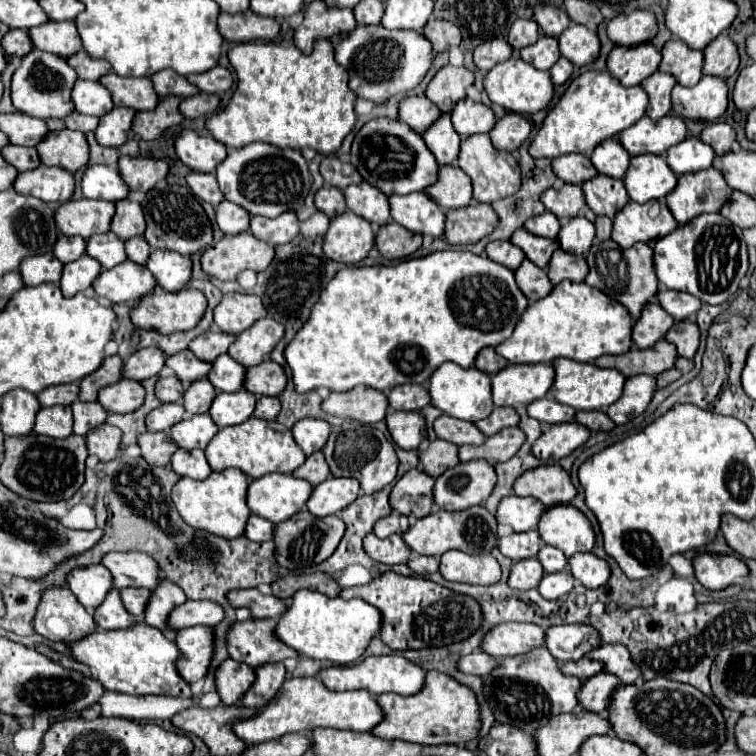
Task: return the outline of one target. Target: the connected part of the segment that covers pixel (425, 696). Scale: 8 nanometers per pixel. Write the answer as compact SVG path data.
M438 671L426 673L426 683L420 693L408 697L384 693L376 697L376 703L382 707L384 719L372 729L372 735L380 739L400 739L420 745L442 745L442 743L462 745L474 739L480 729L478 703L474 693L466 685Z

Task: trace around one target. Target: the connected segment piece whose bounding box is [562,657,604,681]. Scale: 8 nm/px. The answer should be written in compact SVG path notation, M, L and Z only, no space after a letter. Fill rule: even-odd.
M582 657L580 661L564 663L562 669L564 669L564 673L568 673L568 675L572 675L572 677L578 677L580 681L584 681L584 679L588 679L588 677L600 673L604 667L602 667L600 661L592 661L592 659L588 659L588 657Z

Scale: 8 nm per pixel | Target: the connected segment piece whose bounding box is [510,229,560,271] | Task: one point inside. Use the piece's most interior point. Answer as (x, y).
(539, 251)

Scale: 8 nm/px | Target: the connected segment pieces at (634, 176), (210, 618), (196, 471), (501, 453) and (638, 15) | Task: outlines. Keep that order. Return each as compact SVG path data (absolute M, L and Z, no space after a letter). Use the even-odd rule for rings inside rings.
M636 155L630 159L624 183L632 201L646 203L672 193L678 175L668 167L662 155Z
M186 601L168 615L166 625L172 631L196 625L214 627L218 621L222 621L222 617L224 617L222 607L212 601Z
M178 449L174 455L172 455L172 469L180 475L180 477L192 477L192 479L206 479L212 469L204 457L204 451L200 449L194 449L194 451L188 451L188 449Z
M508 427L500 433L486 439L484 445L464 445L460 447L460 461L468 463L474 459L486 459L490 463L508 461L518 453L518 449L524 445L524 431L520 427Z
M632 11L614 17L608 23L608 37L616 45L640 45L654 39L658 33L656 15L652 11Z

